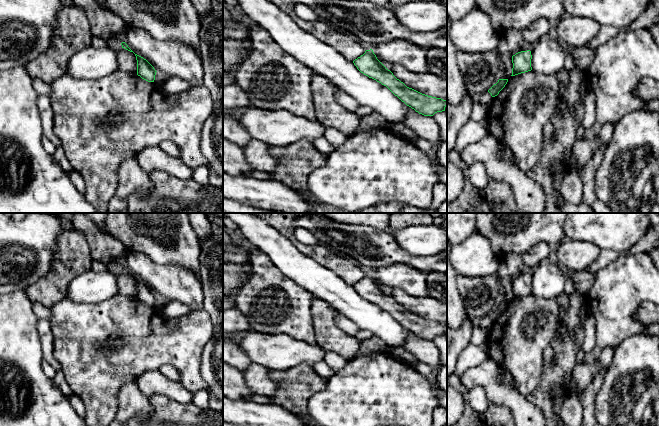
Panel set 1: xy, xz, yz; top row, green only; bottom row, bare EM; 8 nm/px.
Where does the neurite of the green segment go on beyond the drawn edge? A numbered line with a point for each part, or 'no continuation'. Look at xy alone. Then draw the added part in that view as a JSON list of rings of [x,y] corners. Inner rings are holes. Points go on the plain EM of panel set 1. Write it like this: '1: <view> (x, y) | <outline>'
1: xy (115, 266) | [[[112,261],[106,266],[107,266],[107,270],[109,270],[110,272],[119,273],[122,272],[121,267],[123,266],[123,261]]]

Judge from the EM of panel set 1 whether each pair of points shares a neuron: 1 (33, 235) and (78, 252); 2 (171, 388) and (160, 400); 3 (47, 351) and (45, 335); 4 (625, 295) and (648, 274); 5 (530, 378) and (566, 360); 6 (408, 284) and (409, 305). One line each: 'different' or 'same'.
1: different
2: different
3: same
4: same
5: different
6: different

